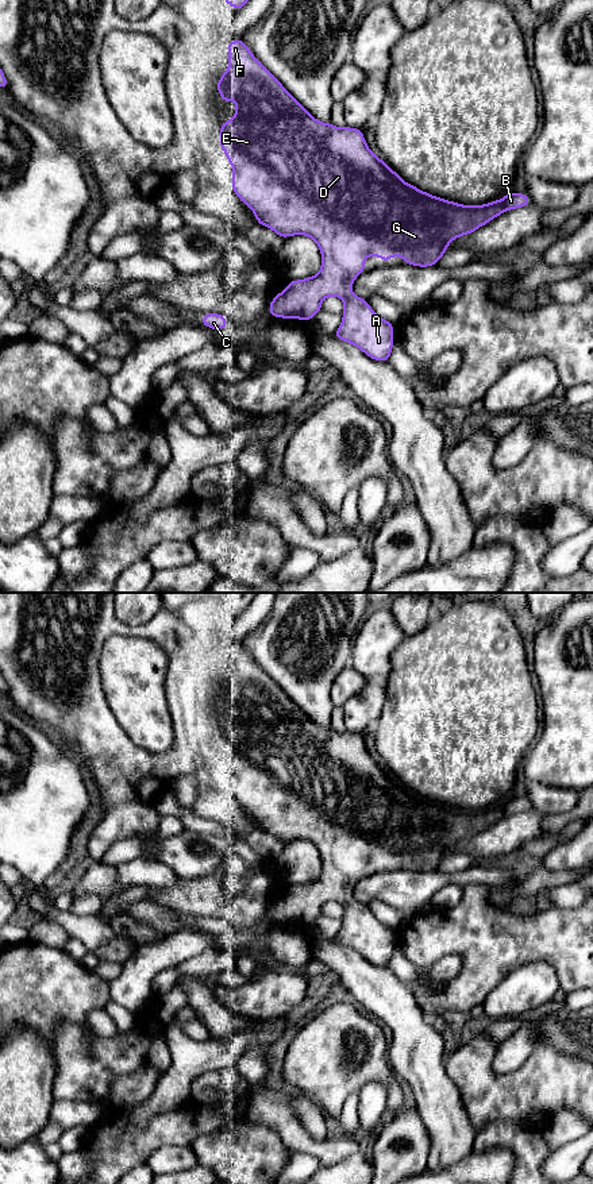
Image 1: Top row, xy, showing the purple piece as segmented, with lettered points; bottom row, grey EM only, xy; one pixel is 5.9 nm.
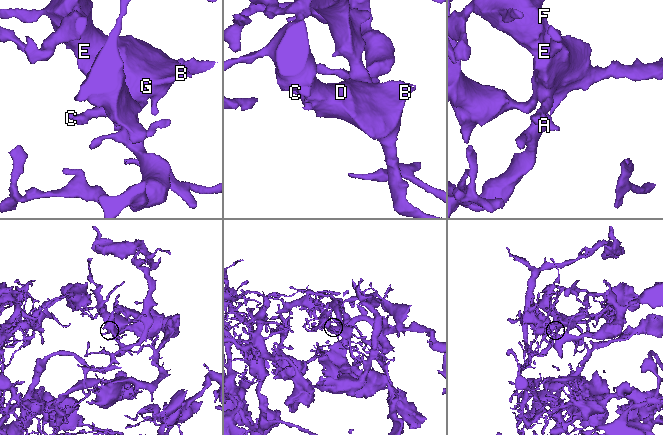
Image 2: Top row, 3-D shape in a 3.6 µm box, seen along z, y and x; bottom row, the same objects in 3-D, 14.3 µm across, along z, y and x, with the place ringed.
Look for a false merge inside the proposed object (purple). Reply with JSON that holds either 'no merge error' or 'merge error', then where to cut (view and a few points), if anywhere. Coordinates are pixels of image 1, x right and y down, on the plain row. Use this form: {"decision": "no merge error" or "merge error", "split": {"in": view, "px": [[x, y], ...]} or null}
{"decision": "no merge error", "split": null}

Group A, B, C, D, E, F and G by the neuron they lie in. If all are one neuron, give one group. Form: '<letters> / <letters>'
A B C D E F G

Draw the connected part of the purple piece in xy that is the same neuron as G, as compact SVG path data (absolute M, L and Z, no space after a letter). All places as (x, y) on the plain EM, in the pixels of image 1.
M243 644L228 645L227 656L228 675L220 679L215 697L222 699L222 709L236 706L234 722L220 728L220 756L226 757L234 772L231 792L253 815L257 829L270 833L282 844L305 840L316 846L321 857L320 876L304 884L289 884L286 894L270 906L269 919L311 926L321 915L323 905L336 900L343 905L344 914L342 927L332 941L355 950L373 965L389 967L394 930L380 922L367 905L351 896L355 883L366 875L363 863L381 861L382 868L388 869L390 861L401 861L405 869L435 871L454 844L473 838L507 815L528 811L530 801L509 797L488 809L463 810L420 795L405 787L369 753L361 733L338 733L331 726L316 725L255 663Z

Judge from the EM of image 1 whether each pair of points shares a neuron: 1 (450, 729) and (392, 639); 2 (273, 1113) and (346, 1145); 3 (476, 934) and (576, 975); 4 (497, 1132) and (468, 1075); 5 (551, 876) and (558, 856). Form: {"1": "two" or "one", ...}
{"1": "two", "2": "one", "3": "one", "4": "two", "5": "two"}

